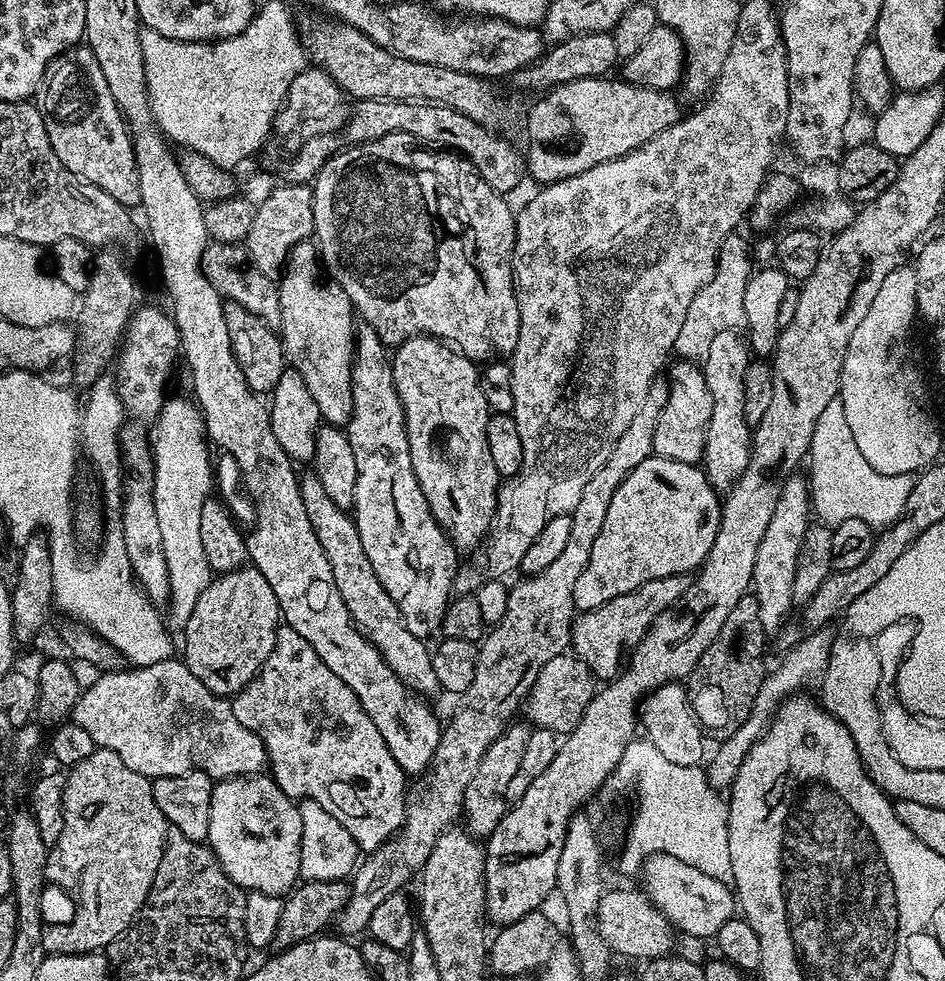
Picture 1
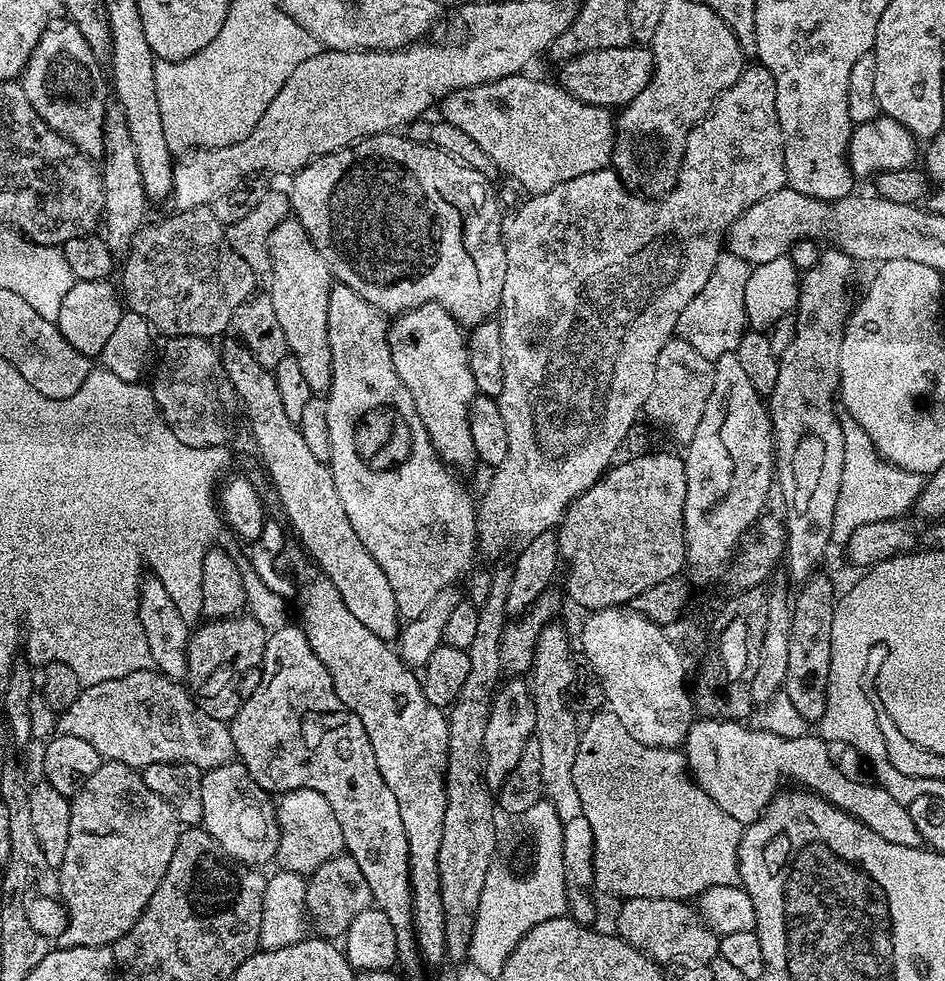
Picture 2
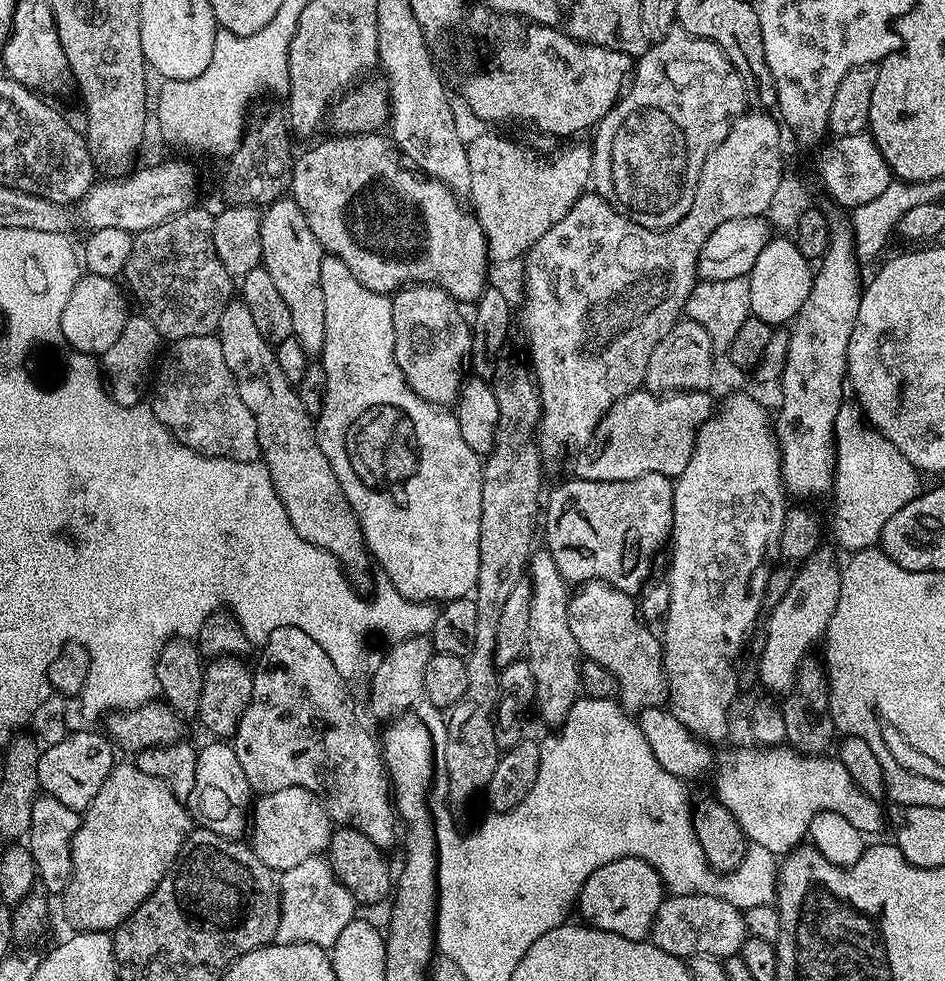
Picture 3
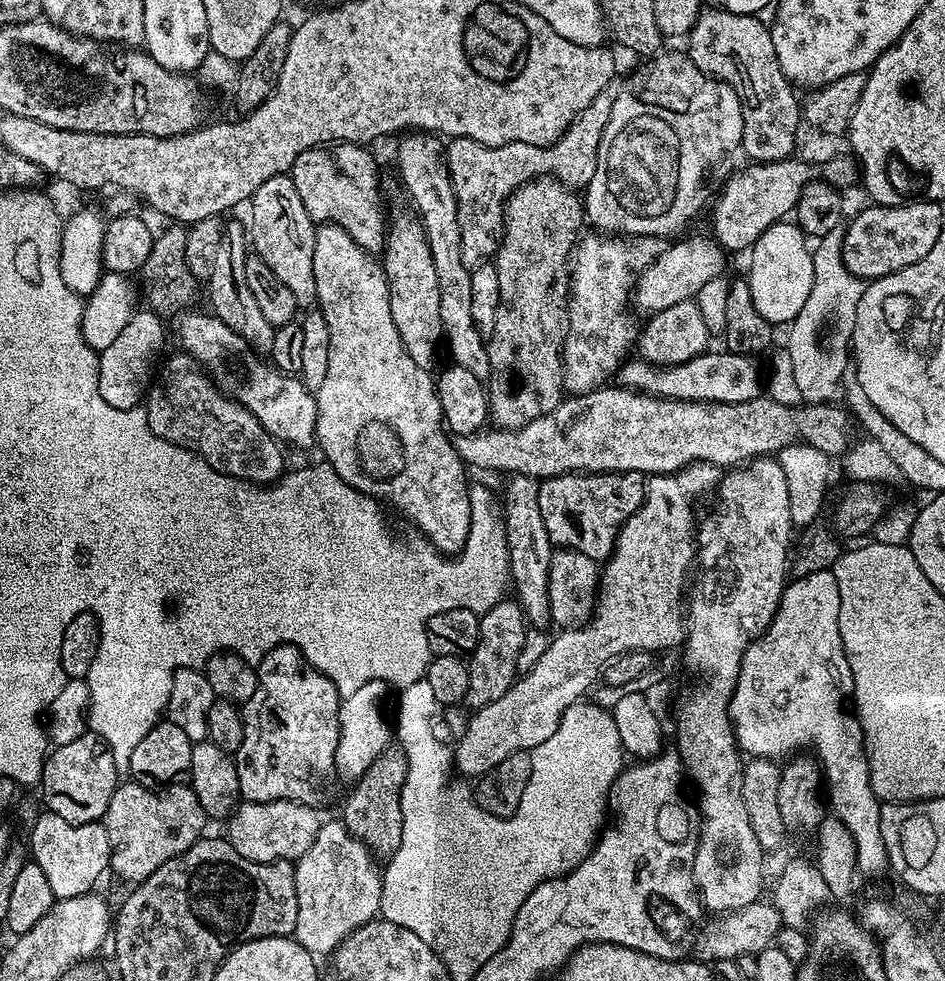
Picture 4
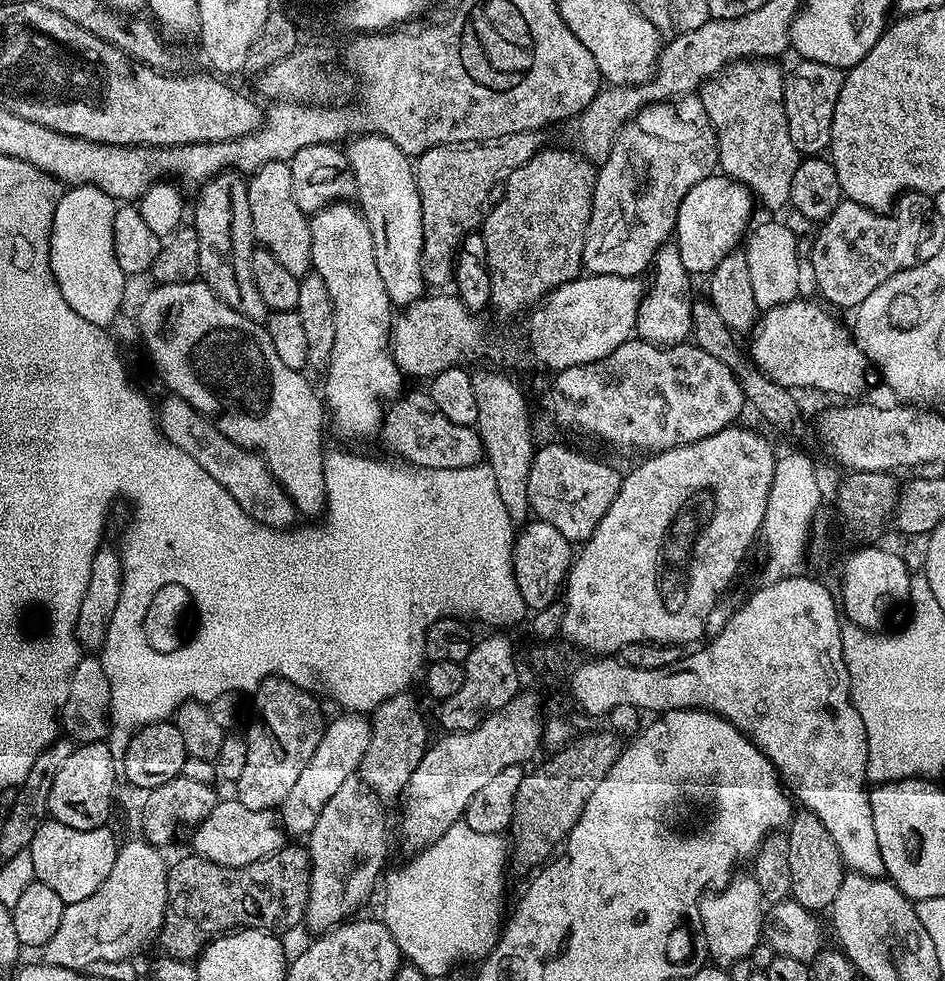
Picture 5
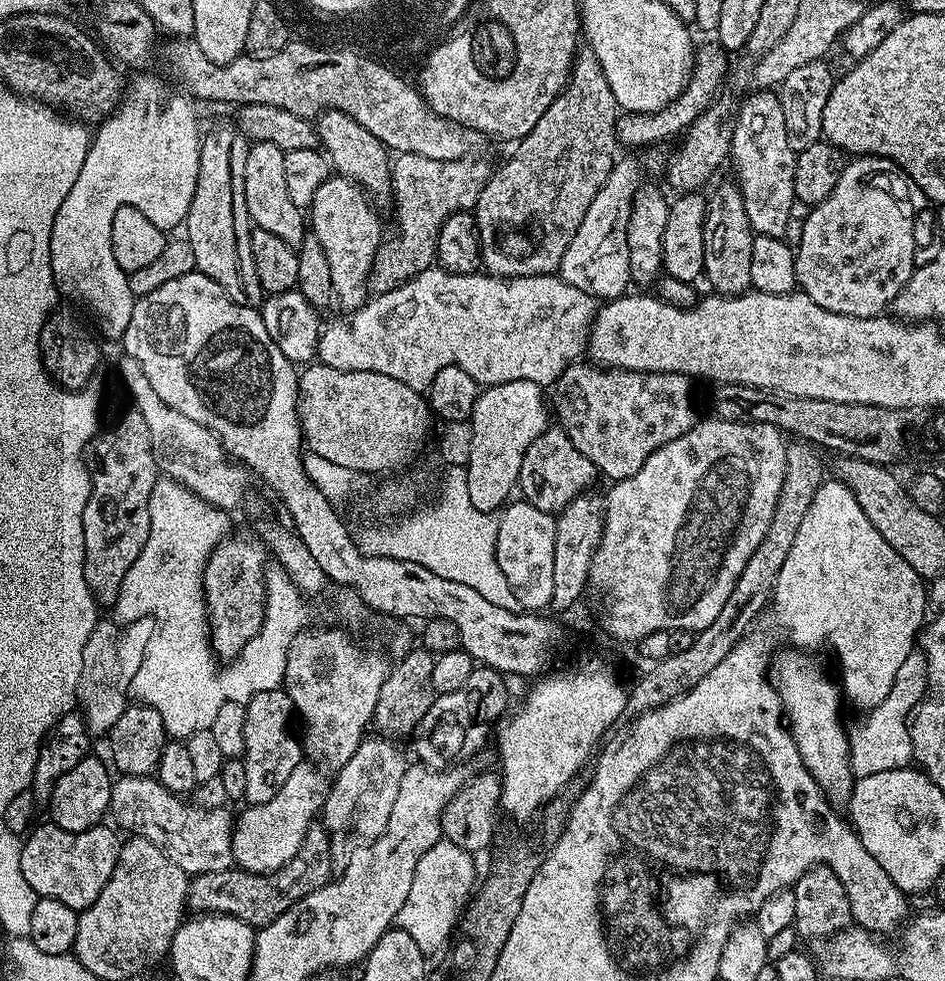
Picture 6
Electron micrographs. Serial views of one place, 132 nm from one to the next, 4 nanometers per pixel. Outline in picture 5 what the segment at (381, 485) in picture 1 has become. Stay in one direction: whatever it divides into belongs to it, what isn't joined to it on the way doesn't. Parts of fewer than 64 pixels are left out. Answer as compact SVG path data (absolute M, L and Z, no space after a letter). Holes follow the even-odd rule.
M330 202L325 208L311 213L310 238L313 269L322 278L322 282L326 282L334 306L334 348L326 369L328 377L324 380L324 392L322 388L323 399L330 409L331 423L333 420L337 430L344 436L379 433L382 427L380 400L387 401L393 394L401 391L402 373L394 362L390 347L390 321L394 316L394 305L386 294L386 282L382 282L382 277L378 275L378 262L374 258L374 238L370 238L370 226L355 203Z

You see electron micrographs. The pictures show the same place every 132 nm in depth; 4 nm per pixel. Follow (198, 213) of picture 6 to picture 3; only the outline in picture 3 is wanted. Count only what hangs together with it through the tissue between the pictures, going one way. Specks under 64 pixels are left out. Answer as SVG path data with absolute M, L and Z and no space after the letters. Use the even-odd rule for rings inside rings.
M234 298L222 310L220 327L218 335L222 342L222 358L226 358L226 366L230 366L233 376L236 377L236 385L238 386L238 394L242 398L242 402L246 402L246 406L250 410L250 414L254 414L254 426L258 430L258 442L260 443L260 455L266 467L269 468L270 478L273 479L274 490L278 494L278 498L282 500L282 505L286 508L286 513L290 516L290 522L294 524L298 534L306 540L313 543L314 546L321 547L322 550L328 551L336 556L338 563L347 573L348 579L357 589L364 590L368 584L368 564L370 565L370 553L367 544L364 542L364 535L360 529L358 518L354 514L354 510L350 506L350 502L346 498L346 494L342 494L342 486L338 482L338 478L334 474L334 470L330 470L330 462L326 458L326 454L322 454L320 444L316 440L316 429L314 427L313 417L309 414L304 406L294 385L286 378L286 374L282 374L282 366L278 366L278 358L273 345L266 342L266 338L262 338L262 333L258 331L258 326L254 326L254 318L250 314L250 310L246 310L243 300Z

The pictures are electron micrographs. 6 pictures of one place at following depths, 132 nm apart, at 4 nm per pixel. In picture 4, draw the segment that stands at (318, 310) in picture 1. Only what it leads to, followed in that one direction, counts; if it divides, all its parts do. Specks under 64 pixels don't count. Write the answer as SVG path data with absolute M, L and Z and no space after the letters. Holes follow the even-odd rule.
M291 175L275 176L262 182L253 194L252 228L250 224L250 248L255 255L270 266L285 286L290 286L297 305L312 306L316 304L316 287L314 286L314 238L317 225L306 214L306 206L302 206L302 198L298 198L298 190L294 190Z

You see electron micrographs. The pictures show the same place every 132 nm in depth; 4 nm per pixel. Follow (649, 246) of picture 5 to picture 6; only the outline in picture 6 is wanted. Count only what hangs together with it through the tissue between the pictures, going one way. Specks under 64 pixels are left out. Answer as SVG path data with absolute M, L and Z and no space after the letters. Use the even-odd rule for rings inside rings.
M617 159L602 190L594 194L594 202L590 202L590 210L586 210L586 218L582 218L582 226L578 226L574 238L570 238L566 254L562 254L558 269L560 279L596 297L597 301L618 299L629 291L628 284L633 283L630 254L626 246L626 230L632 200L641 184L639 166L632 160Z

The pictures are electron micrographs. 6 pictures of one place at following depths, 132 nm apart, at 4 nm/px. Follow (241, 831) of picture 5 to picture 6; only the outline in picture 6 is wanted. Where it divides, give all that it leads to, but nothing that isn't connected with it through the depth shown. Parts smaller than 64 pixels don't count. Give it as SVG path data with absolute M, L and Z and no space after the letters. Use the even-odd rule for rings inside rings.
M121 775L112 785L112 807L110 816L113 816L122 827L132 836L141 836L154 846L158 846L182 870L192 876L201 876L207 872L226 872L233 867L232 858L232 830L234 827L233 813L228 813L227 807L202 809L194 802L183 804L179 795L173 794L162 786L160 781L152 776Z

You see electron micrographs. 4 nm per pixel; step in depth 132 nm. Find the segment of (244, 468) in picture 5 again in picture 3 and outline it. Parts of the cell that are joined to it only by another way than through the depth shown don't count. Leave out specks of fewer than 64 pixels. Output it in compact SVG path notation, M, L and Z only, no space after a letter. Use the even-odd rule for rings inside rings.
M219 335L171 341L159 361L159 368L156 393L150 399L150 407L156 420L162 422L177 442L204 456L221 456L236 462L261 459L254 414L250 414L246 402L242 402L236 377L230 366L226 366L226 358L222 358Z

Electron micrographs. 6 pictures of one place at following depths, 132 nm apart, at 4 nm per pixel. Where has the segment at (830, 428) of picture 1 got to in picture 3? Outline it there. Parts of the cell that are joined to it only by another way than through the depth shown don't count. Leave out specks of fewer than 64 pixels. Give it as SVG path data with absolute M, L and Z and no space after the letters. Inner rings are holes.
M855 402L841 404L834 418L834 434L836 479L832 482L832 492L836 496L836 517L832 520L832 528L830 524L830 532L836 535L835 543L851 554L879 545L882 526L886 526L906 502L920 495L922 476L878 429L868 423Z

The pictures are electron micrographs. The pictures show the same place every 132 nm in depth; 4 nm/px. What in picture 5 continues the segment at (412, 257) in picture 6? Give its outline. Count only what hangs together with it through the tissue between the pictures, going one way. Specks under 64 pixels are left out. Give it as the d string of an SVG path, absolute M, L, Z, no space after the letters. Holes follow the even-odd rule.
M539 131L519 132L518 134L506 134L497 140L470 144L439 144L415 157L418 198L422 198L422 260L420 265L425 285L432 287L433 284L436 287L433 289L440 290L443 289L440 288L443 284L446 286L452 284L452 266L456 259L456 253L461 247L460 239L475 224L477 227L481 223L482 213L489 203L488 195L491 194L492 187L496 183L497 187L515 168L530 162L530 158L534 158L534 154L540 151L542 147L540 136Z

